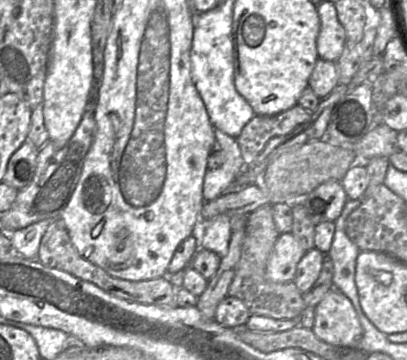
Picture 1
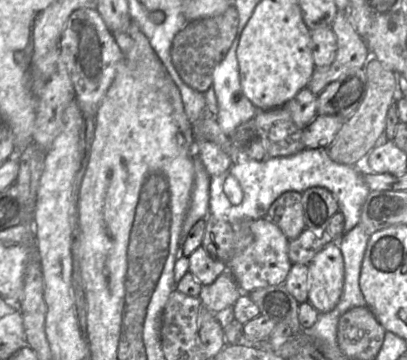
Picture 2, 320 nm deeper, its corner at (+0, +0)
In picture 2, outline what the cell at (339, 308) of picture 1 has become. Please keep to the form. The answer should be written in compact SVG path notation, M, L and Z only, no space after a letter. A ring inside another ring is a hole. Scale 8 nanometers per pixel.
M338 245L325 246L308 264L308 302L319 312L327 313L338 304L344 285L344 261Z

